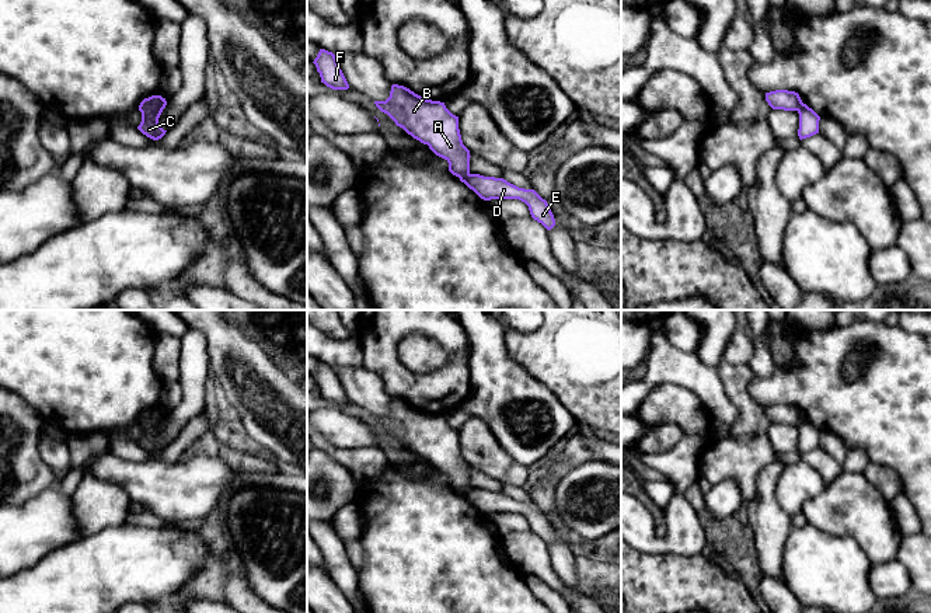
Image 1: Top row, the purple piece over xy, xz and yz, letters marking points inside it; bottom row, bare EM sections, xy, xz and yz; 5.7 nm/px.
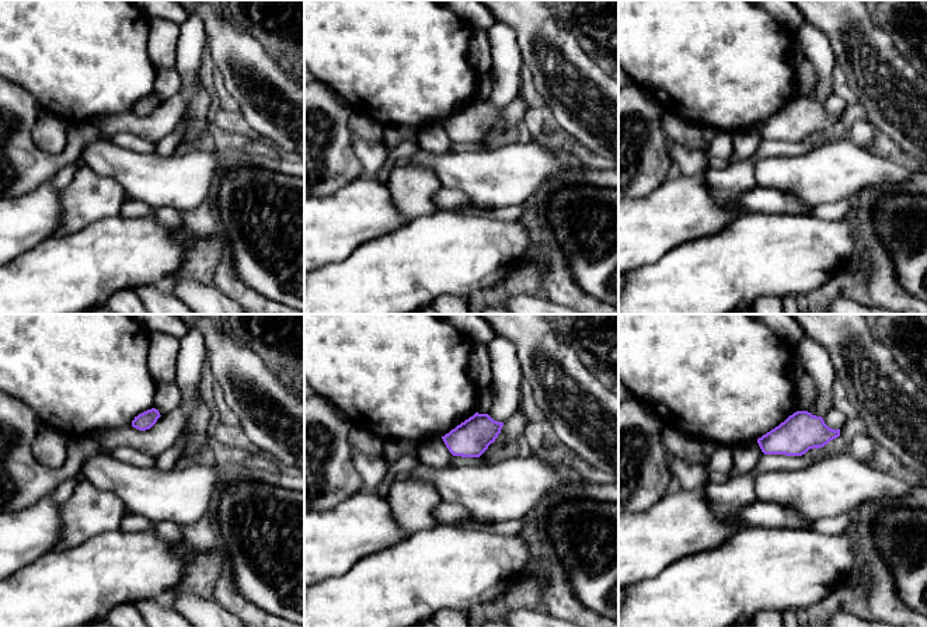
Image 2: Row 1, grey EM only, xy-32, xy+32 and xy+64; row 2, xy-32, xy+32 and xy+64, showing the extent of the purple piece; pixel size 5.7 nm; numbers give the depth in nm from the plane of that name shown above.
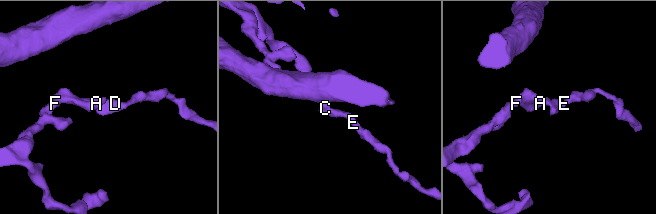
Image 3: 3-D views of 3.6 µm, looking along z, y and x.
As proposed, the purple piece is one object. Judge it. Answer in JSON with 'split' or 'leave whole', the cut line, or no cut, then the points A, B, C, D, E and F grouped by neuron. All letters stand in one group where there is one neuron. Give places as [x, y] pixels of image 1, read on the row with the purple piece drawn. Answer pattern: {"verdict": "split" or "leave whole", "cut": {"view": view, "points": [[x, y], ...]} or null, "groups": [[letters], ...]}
{"verdict": "split", "cut": {"view": "xy", "points": [[161, 97], [153, 105], [140, 111]]}, "groups": [["A", "B", "F"], ["C", "D", "E"]]}

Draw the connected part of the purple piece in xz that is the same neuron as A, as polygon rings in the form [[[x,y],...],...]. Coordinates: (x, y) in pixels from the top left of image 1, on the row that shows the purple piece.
[[[391,86],[386,101],[374,101],[397,126],[449,163],[456,177],[470,174],[470,150],[463,144],[458,116],[453,115],[440,101],[426,100],[409,88]]]

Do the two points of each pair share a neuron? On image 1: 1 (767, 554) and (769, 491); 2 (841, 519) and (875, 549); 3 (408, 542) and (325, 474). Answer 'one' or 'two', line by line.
1: one
2: one
3: two

